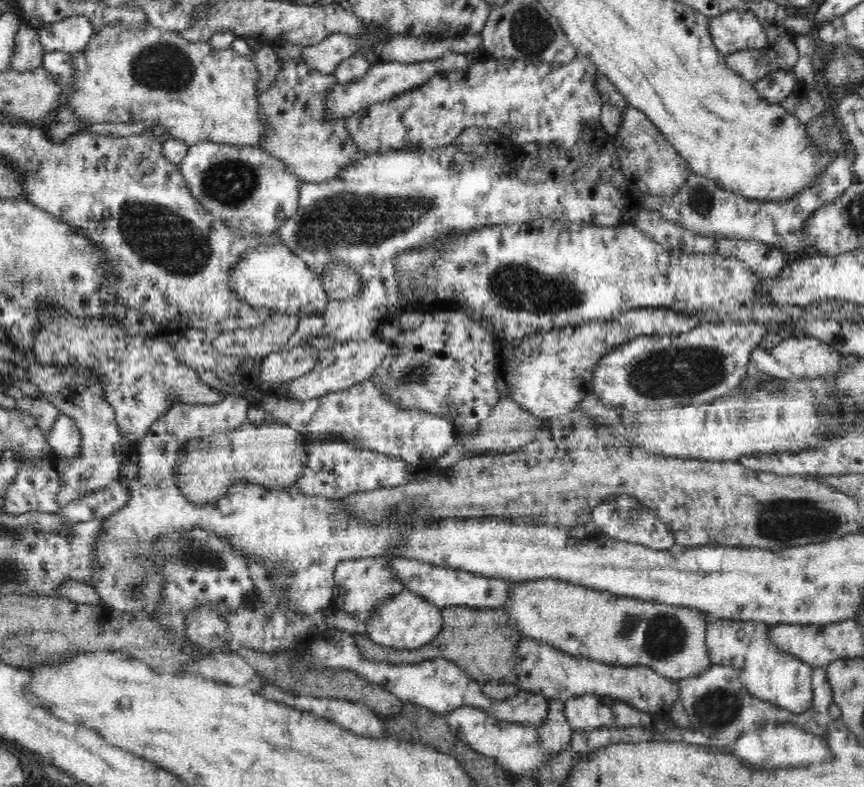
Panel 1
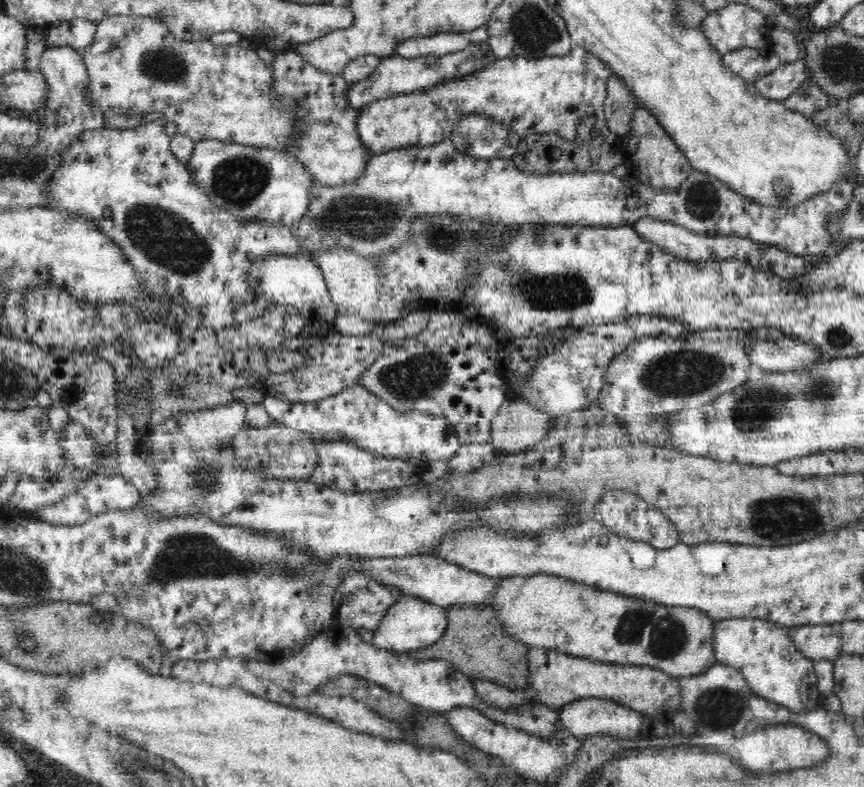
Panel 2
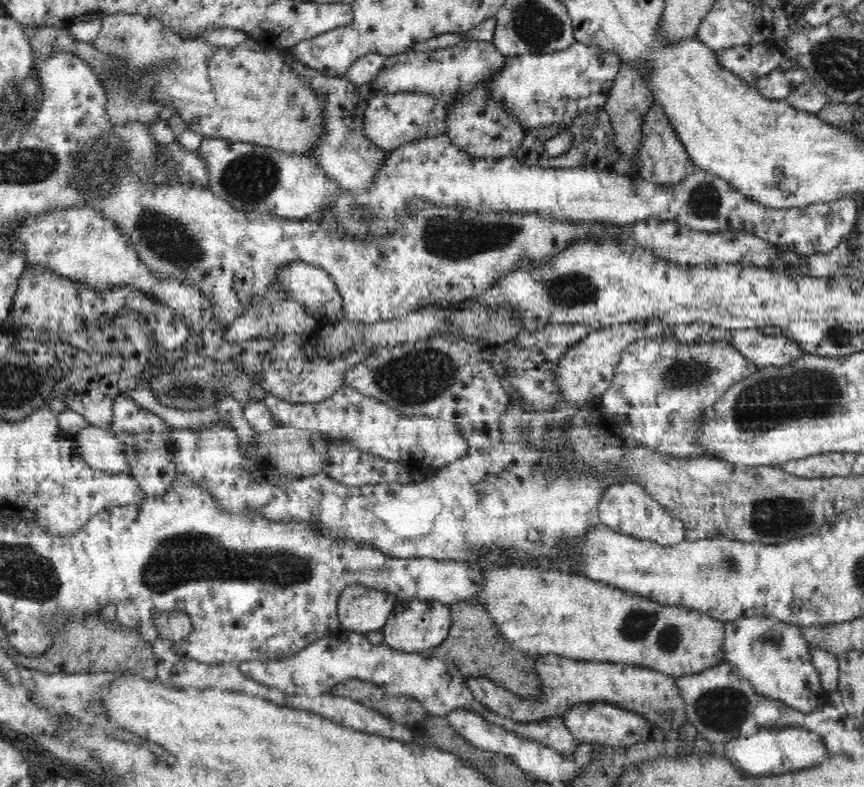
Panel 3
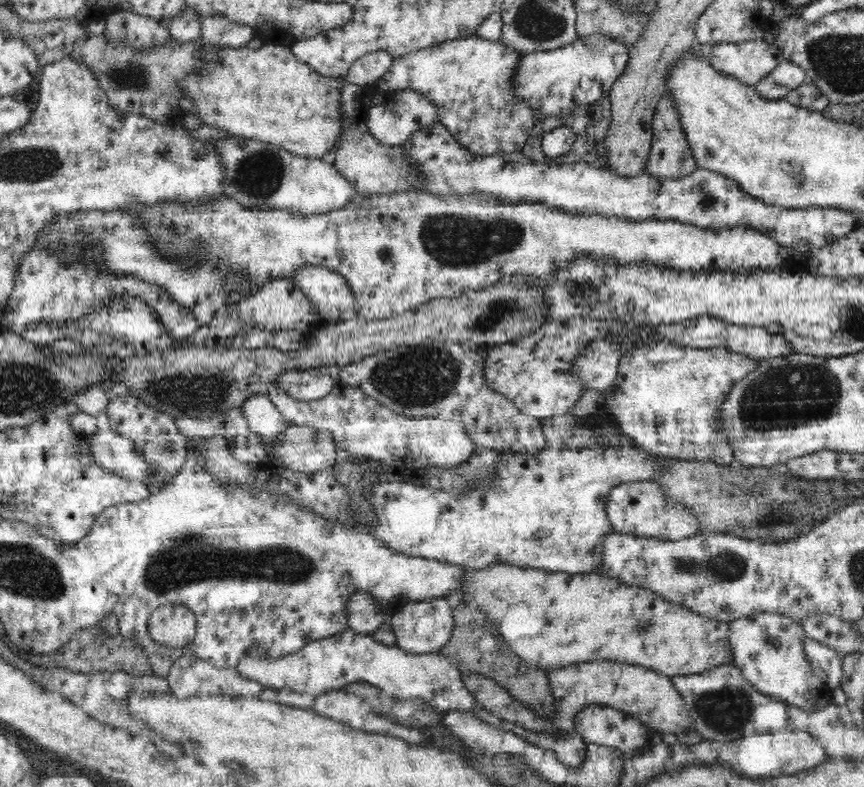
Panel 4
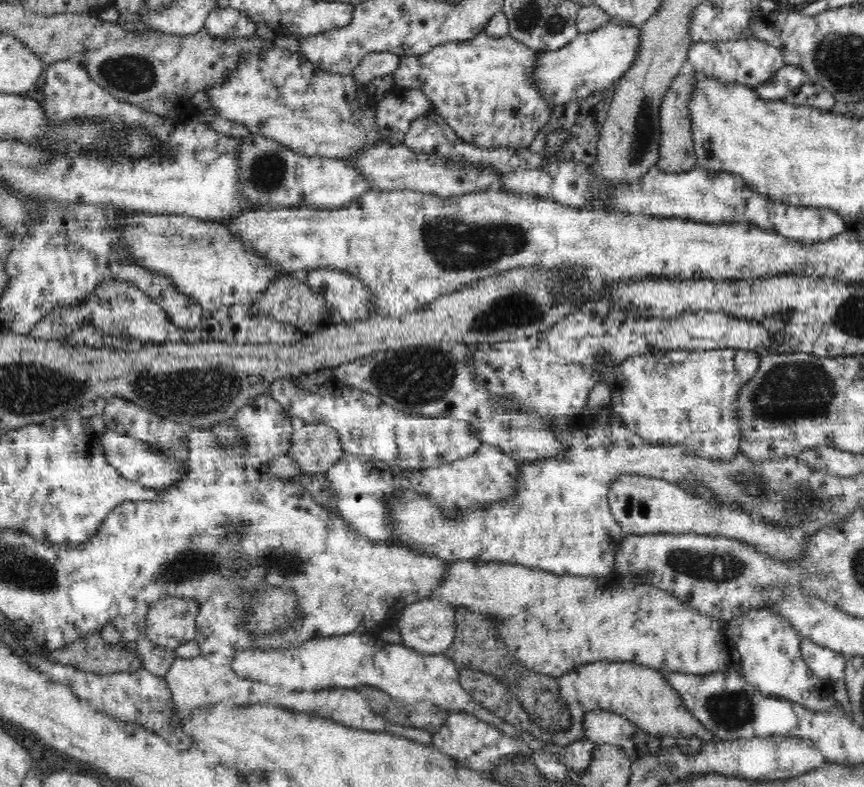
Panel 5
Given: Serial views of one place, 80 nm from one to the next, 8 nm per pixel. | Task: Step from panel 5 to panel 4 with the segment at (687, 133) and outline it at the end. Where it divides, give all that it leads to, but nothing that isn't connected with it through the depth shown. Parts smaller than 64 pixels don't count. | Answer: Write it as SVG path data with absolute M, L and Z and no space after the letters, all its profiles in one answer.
M664 94L659 100L653 116L653 137L646 161L645 172L650 176L658 178L682 178L693 173L699 166L696 164L693 152L689 147L686 135L684 134L679 112L675 109L673 98Z

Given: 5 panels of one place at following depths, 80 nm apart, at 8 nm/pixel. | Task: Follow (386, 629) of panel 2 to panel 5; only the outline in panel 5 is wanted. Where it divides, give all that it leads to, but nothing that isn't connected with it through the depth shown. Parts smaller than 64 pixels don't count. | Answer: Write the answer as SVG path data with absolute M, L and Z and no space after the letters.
M429 597L403 608L395 617L395 624L400 630L402 644L408 648L426 654L444 653L455 637L455 607Z

